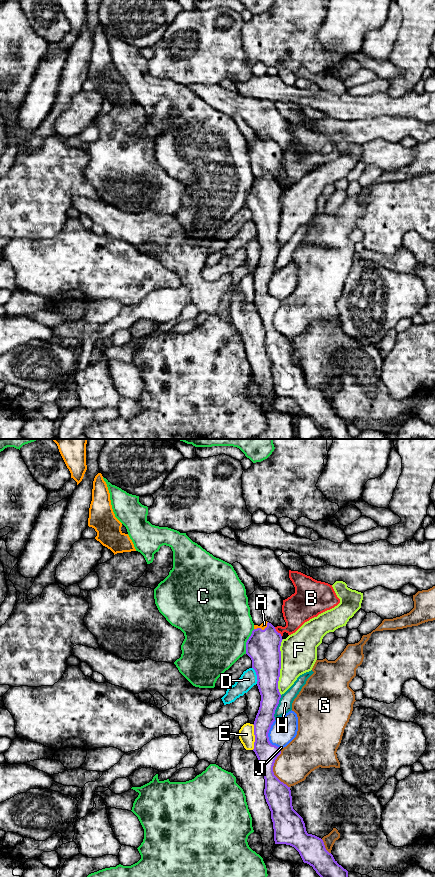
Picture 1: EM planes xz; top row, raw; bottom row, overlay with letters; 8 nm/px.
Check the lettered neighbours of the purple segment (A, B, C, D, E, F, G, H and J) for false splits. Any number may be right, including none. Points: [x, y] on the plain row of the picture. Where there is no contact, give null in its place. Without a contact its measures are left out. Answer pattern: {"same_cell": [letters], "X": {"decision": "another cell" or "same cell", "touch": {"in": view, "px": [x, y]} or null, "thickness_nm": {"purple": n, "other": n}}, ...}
{"same_cell": ["A"], "A": {"decision": "same cell", "touch": {"in": "xz", "px": [261, 181]}, "thickness_nm": {"purple": 280, "other": 50}}, "B": {"decision": "another cell", "touch": {"in": "xz", "px": [277, 184]}, "thickness_nm": {"purple": 280, "other": 240}}, "C": {"decision": "another cell", "touch": {"in": "xz", "px": [247, 193]}, "thickness_nm": {"purple": 280, "other": 480}}, "D": {"decision": "another cell", "touch": {"in": "xz", "px": [256, 226]}, "thickness_nm": {"purple": 280, "other": 140}}, "E": {"decision": "another cell", "touch": {"in": "xz", "px": [255, 289]}, "thickness_nm": {"purple": 160, "other": 130}}, "F": {"decision": "another cell", "touch": {"in": "xz", "px": [280, 219]}, "thickness_nm": {"purple": 280, "other": 280}}, "G": {"decision": "another cell", "touch": {"in": "xz", "px": [272, 321]}, "thickness_nm": {"purple": 200, "other": 300}}, "H": {"decision": "another cell", "touch": {"in": "xz", "px": [276, 259]}, "thickness_nm": {"purple": 170, "other": 110}}, "J": {"decision": "another cell", "touch": {"in": "xz", "px": [267, 288]}, "thickness_nm": {"purple": 160, "other": 200}}}

